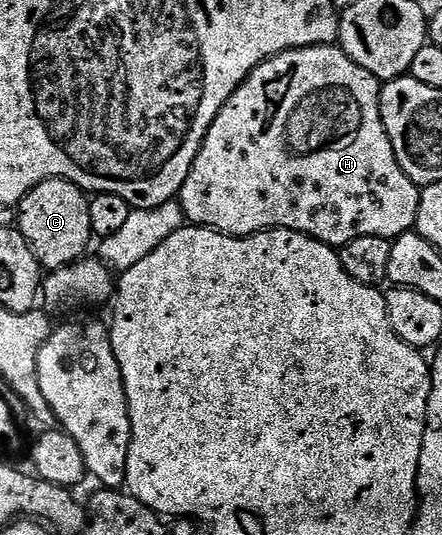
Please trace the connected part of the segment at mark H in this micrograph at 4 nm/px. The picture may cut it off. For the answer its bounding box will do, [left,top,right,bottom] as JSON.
[179,46,422,247]

